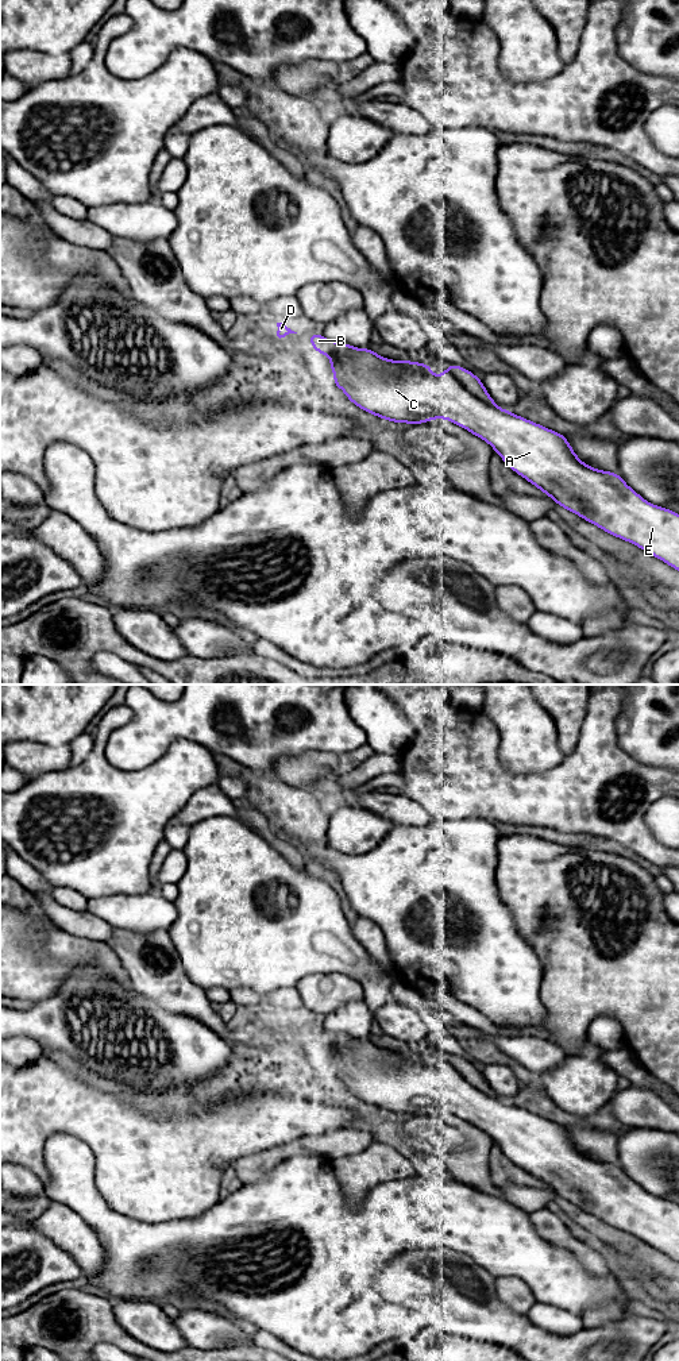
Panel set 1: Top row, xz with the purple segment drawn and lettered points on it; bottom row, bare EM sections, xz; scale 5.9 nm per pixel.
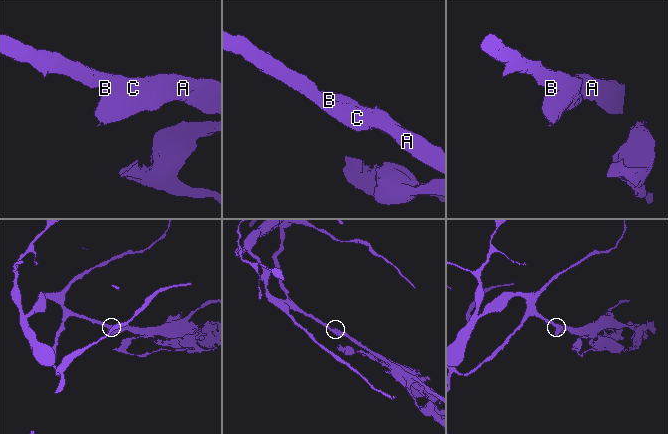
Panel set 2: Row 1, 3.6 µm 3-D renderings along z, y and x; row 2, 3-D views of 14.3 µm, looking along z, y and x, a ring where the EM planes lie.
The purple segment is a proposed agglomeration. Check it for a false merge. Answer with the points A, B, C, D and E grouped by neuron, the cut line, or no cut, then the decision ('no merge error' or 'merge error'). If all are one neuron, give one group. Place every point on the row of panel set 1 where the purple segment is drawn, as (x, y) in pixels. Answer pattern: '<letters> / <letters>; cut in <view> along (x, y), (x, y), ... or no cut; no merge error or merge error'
A C D E / B; cut in xz along (447, 369), (477, 397), (494, 405); merge error

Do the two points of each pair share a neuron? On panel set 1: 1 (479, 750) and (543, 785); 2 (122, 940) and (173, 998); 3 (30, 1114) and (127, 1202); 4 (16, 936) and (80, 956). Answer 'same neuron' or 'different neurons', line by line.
1: same neuron
2: same neuron
3: same neuron
4: same neuron

